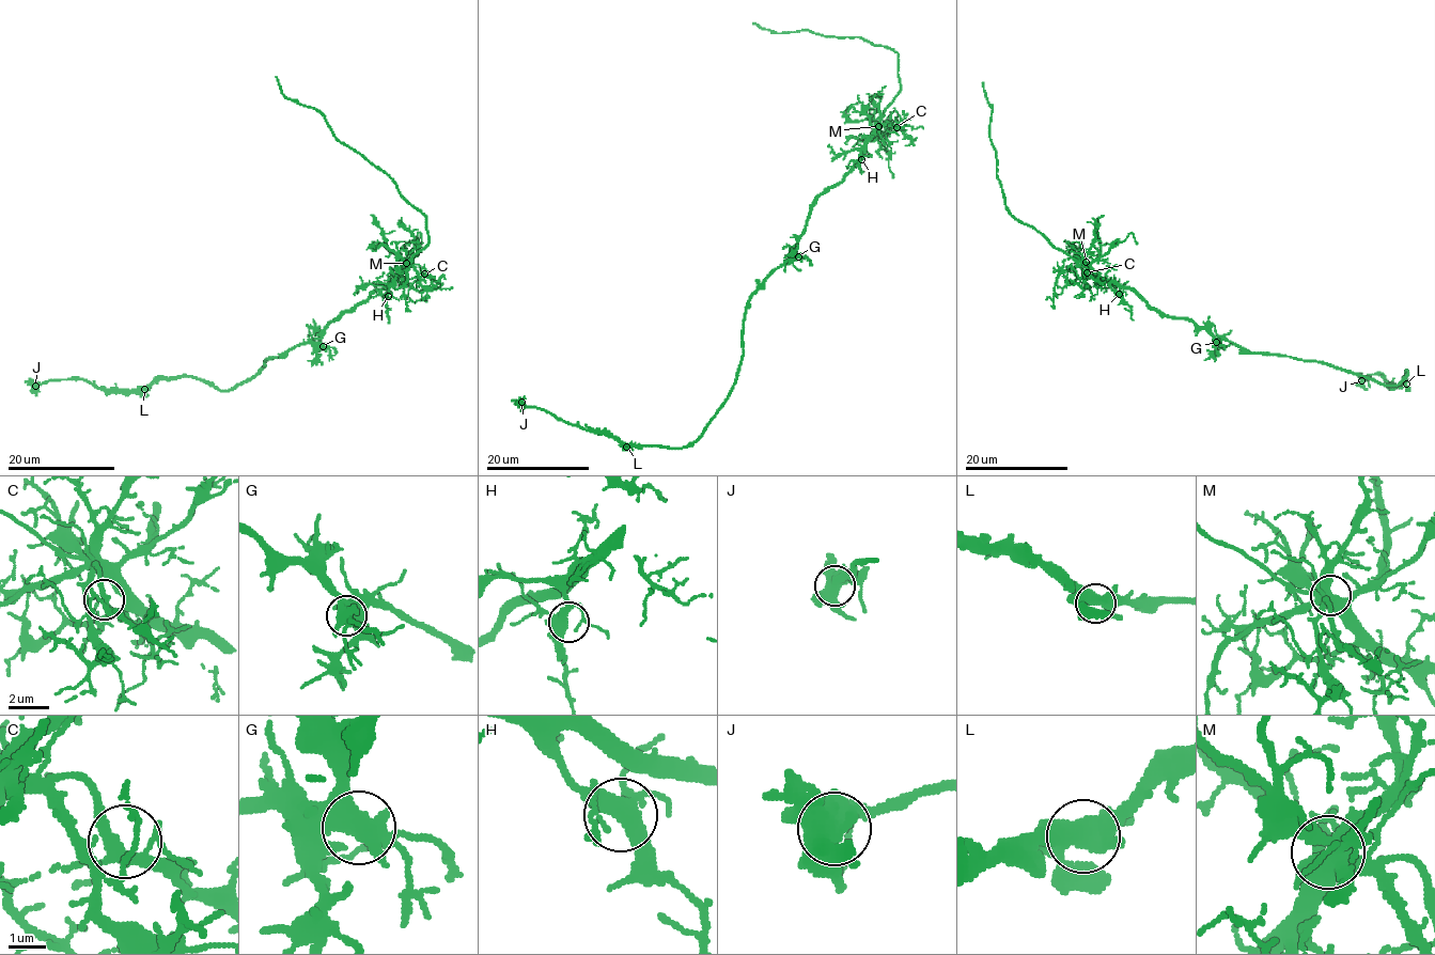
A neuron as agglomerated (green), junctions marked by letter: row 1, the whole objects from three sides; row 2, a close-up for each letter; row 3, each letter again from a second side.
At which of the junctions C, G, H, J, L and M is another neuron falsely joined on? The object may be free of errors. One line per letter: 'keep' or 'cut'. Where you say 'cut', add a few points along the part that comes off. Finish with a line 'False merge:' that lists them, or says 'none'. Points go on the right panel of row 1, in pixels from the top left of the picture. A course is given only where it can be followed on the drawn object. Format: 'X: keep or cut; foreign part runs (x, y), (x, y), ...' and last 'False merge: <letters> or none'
C: keep
G: keep
H: keep
J: keep
L: keep
M: keep
False merge: none

